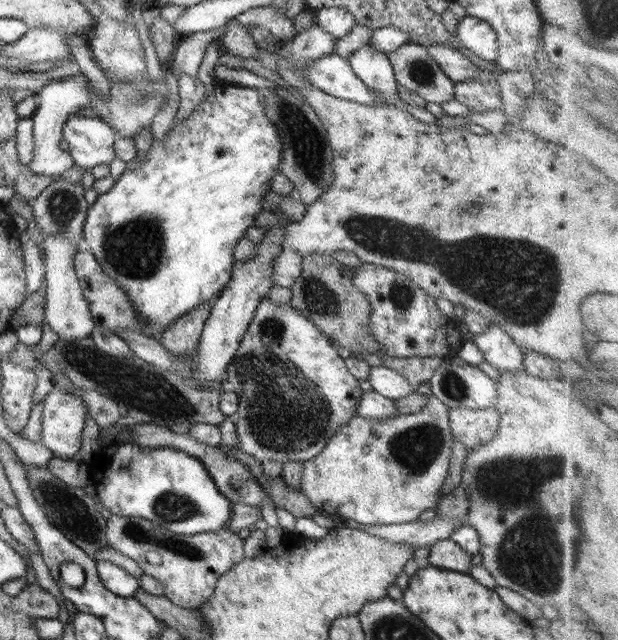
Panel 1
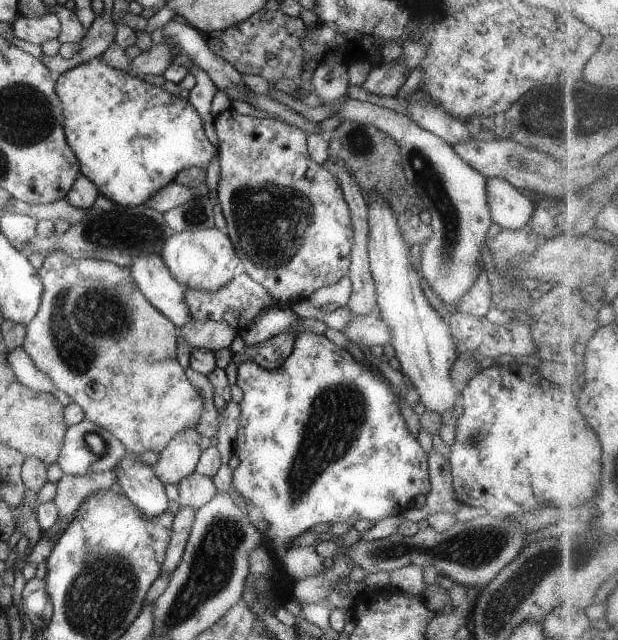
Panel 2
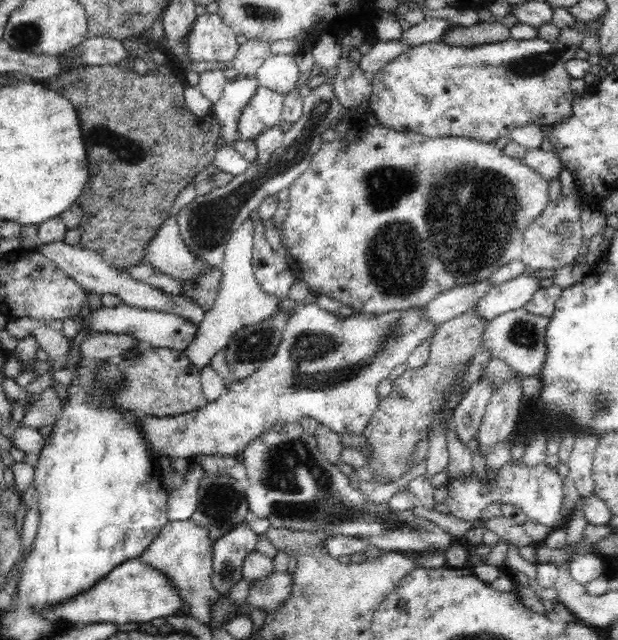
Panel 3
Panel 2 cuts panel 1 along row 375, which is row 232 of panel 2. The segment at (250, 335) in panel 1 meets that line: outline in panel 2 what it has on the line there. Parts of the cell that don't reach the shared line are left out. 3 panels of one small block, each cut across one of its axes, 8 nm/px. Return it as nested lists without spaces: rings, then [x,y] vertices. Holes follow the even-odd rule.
[[[229,107],[224,112],[218,113],[214,116],[214,128],[217,132],[217,146],[218,146],[218,162],[220,167],[220,182],[218,182],[218,202],[220,208],[226,219],[226,233],[230,237],[234,250],[238,258],[240,258],[244,272],[261,284],[270,292],[270,296],[275,298],[281,305],[293,305],[302,300],[308,300],[310,294],[314,294],[320,288],[330,286],[335,282],[338,282],[341,278],[344,278],[346,274],[349,274],[350,270],[350,252],[352,252],[352,212],[344,200],[344,192],[340,188],[340,182],[329,169],[324,168],[316,162],[310,160],[310,152],[308,152],[307,146],[307,132],[292,126],[287,122],[281,121],[275,118],[259,118],[249,115],[239,114],[234,107]]]

